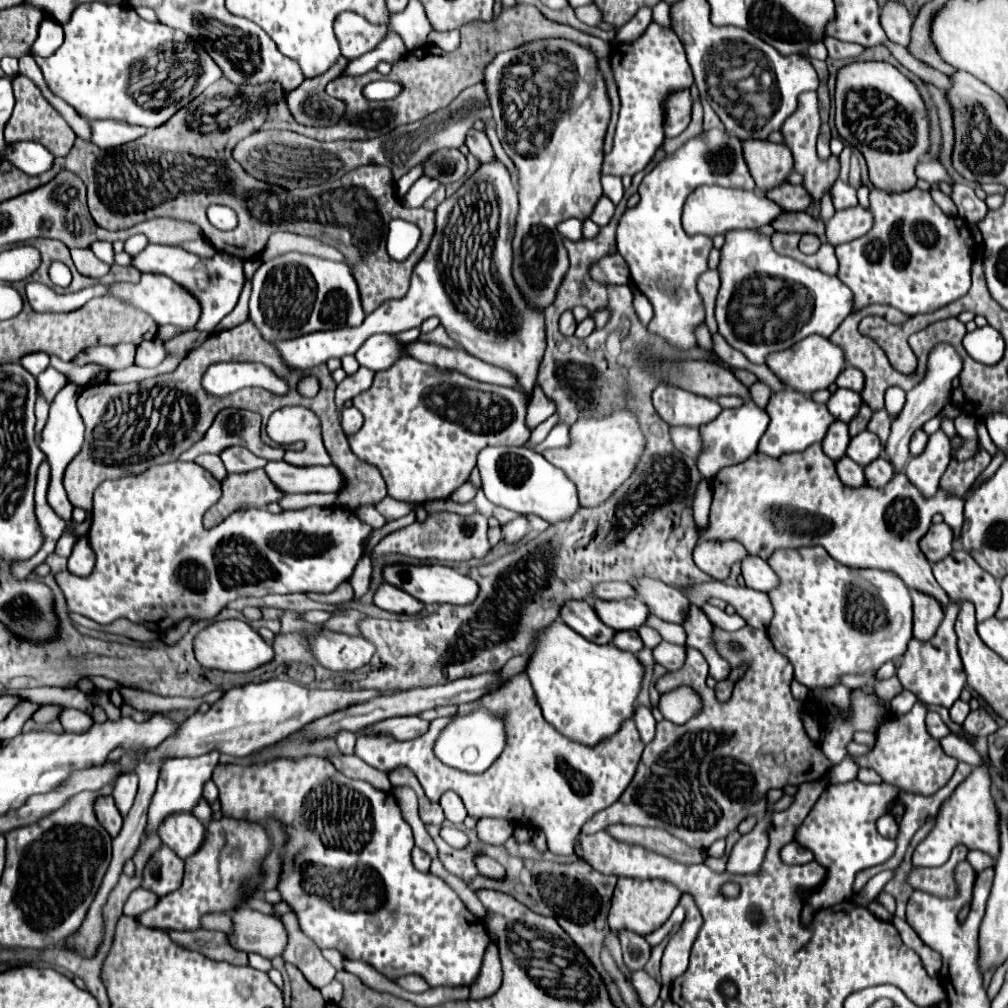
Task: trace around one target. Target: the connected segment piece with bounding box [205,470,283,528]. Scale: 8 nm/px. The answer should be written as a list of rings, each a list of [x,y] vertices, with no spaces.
[[[253,470],[247,474],[227,474],[221,482],[223,494],[219,502],[205,514],[205,524],[211,528],[225,520],[231,512],[241,508],[265,508],[271,502],[279,502],[283,492],[271,484],[265,470]]]

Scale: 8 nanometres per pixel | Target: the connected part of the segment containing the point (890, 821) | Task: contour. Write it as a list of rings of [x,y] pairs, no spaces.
[[[885,814],[877,820],[877,830],[881,836],[885,838],[897,838],[897,832],[899,832],[899,826],[895,822],[895,818],[891,814]]]

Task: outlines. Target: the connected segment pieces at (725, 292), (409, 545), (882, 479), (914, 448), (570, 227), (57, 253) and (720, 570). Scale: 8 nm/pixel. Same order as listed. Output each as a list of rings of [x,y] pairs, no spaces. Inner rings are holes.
[[[731,230],[725,234],[725,246],[721,248],[721,288],[715,304],[715,318],[719,334],[753,364],[765,364],[765,358],[773,352],[781,352],[801,342],[811,334],[829,338],[835,328],[853,312],[853,292],[837,278],[825,272],[813,270],[789,256],[775,252],[771,238],[757,230]]]
[[[429,514],[425,522],[415,522],[407,528],[395,530],[381,538],[381,542],[373,548],[373,556],[381,558],[387,554],[403,554],[417,560],[447,560],[447,562],[465,562],[471,558],[483,560],[489,554],[491,546],[487,540],[487,518],[473,514],[473,516],[459,516],[459,514]]]
[[[885,458],[881,460],[875,460],[875,464],[869,464],[865,468],[865,476],[867,476],[867,482],[871,488],[883,488],[889,484],[889,480],[893,478],[895,474],[895,468],[891,464],[887,464]]]
[[[917,430],[913,436],[911,436],[911,456],[917,456],[927,444],[927,434],[923,430]]]
[[[579,218],[563,220],[557,228],[559,228],[559,234],[569,238],[569,240],[581,240],[583,238],[583,220],[579,220]]]
[[[37,238],[37,240],[25,242],[25,244],[37,246],[37,250],[41,252],[41,266],[39,266],[39,270],[47,270],[51,260],[61,260],[61,262],[65,262],[71,270],[75,270],[75,264],[73,264],[71,256],[69,256],[69,254],[63,254],[63,244],[57,244],[55,240],[47,240],[47,238]]]
[[[701,540],[695,550],[693,550],[693,560],[695,564],[709,574],[715,580],[727,580],[729,576],[729,566],[735,560],[741,560],[747,556],[747,550],[735,542],[735,540],[727,540],[727,542],[719,542],[719,540]]]

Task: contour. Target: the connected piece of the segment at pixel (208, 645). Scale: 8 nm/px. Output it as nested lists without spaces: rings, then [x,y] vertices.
[[[221,620],[209,624],[195,638],[195,658],[203,668],[223,670],[223,672],[253,672],[255,668],[271,662],[275,658],[273,646],[267,644],[259,632],[255,632],[243,620]]]

